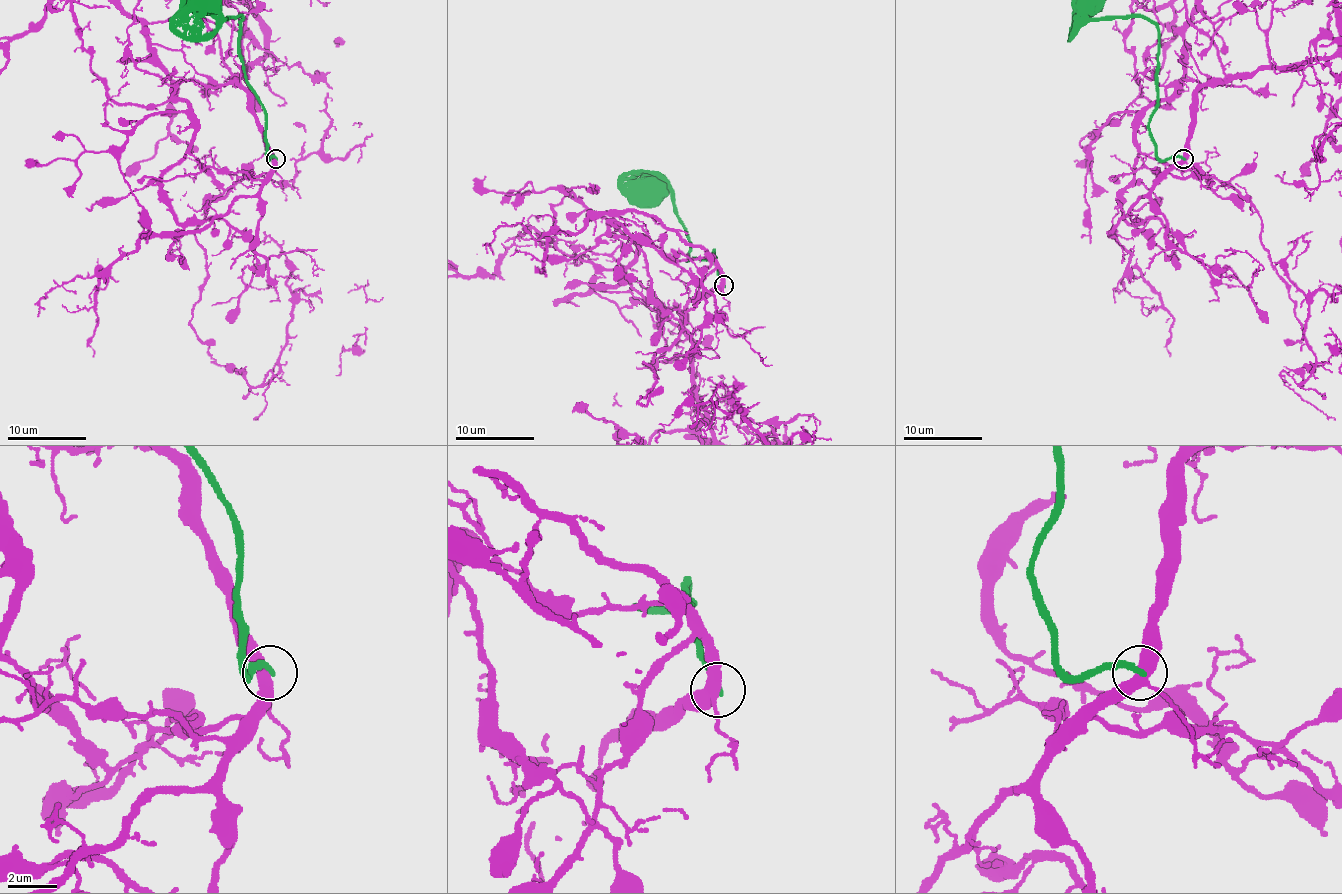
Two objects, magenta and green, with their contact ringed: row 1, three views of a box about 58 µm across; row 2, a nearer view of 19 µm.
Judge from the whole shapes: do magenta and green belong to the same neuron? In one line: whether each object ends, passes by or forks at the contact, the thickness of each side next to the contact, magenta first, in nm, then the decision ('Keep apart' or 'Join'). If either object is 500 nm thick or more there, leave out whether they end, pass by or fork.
At the ring magenta forks. At the ring green ends. Thickness 400 nm (magenta) against 240 nm. Keep apart

